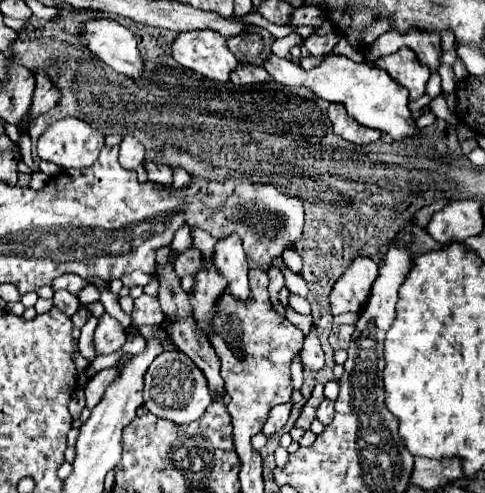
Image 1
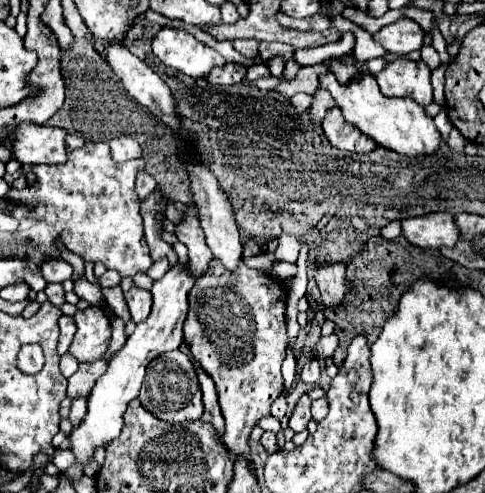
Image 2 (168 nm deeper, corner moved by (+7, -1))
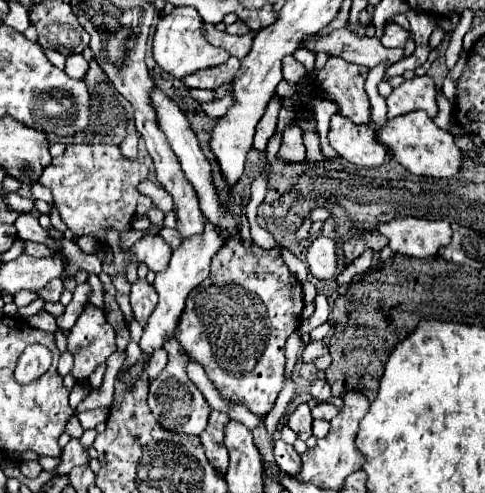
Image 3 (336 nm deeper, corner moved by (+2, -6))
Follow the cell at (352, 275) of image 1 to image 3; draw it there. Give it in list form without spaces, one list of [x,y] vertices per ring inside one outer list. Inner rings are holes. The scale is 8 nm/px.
[[[318,235],[308,247],[306,263],[316,279],[330,281],[336,277],[336,243],[330,237]]]

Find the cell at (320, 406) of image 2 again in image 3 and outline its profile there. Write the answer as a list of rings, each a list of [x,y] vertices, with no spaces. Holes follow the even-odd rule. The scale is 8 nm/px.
[[[318,403],[311,411],[314,419],[324,419],[324,421],[332,421],[338,415],[338,409],[334,403]]]

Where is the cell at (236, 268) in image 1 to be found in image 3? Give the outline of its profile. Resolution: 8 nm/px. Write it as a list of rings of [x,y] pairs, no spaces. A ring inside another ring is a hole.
[[[156,87],[152,89],[150,101],[152,101],[152,107],[154,107],[156,115],[158,115],[160,129],[162,129],[162,133],[166,135],[172,151],[176,153],[176,157],[178,157],[178,161],[180,161],[180,165],[182,165],[182,171],[184,171],[184,175],[186,175],[186,179],[194,185],[194,189],[196,189],[196,193],[198,193],[200,209],[202,209],[202,213],[204,213],[204,217],[210,219],[210,221],[224,233],[224,237],[228,239],[230,235],[234,235],[234,233],[238,231],[238,225],[234,223],[232,215],[222,207],[222,203],[220,203],[220,199],[218,199],[218,195],[216,195],[216,191],[214,191],[212,175],[210,175],[210,163],[208,163],[206,157],[202,155],[202,149],[200,149],[200,145],[198,145],[198,139],[196,139],[194,131],[190,129],[190,123],[188,123],[186,115],[180,111],[178,103],[174,103],[170,97],[166,97],[166,95],[164,95],[160,89],[156,89]]]

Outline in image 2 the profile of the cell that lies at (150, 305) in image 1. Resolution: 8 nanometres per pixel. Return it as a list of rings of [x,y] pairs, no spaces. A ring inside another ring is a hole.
[[[131,288],[129,292],[125,292],[125,302],[129,306],[129,312],[131,312],[131,318],[133,320],[145,320],[151,312],[151,292],[147,290],[139,290],[139,288]]]

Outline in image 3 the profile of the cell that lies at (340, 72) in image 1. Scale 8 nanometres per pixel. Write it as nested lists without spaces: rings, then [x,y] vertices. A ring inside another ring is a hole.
[[[414,111],[398,119],[390,119],[388,125],[382,127],[376,135],[378,135],[378,141],[388,149],[390,157],[416,177],[450,179],[458,175],[464,167],[462,163],[464,155],[456,147],[454,137],[448,131],[436,127],[436,123],[424,111]]]

